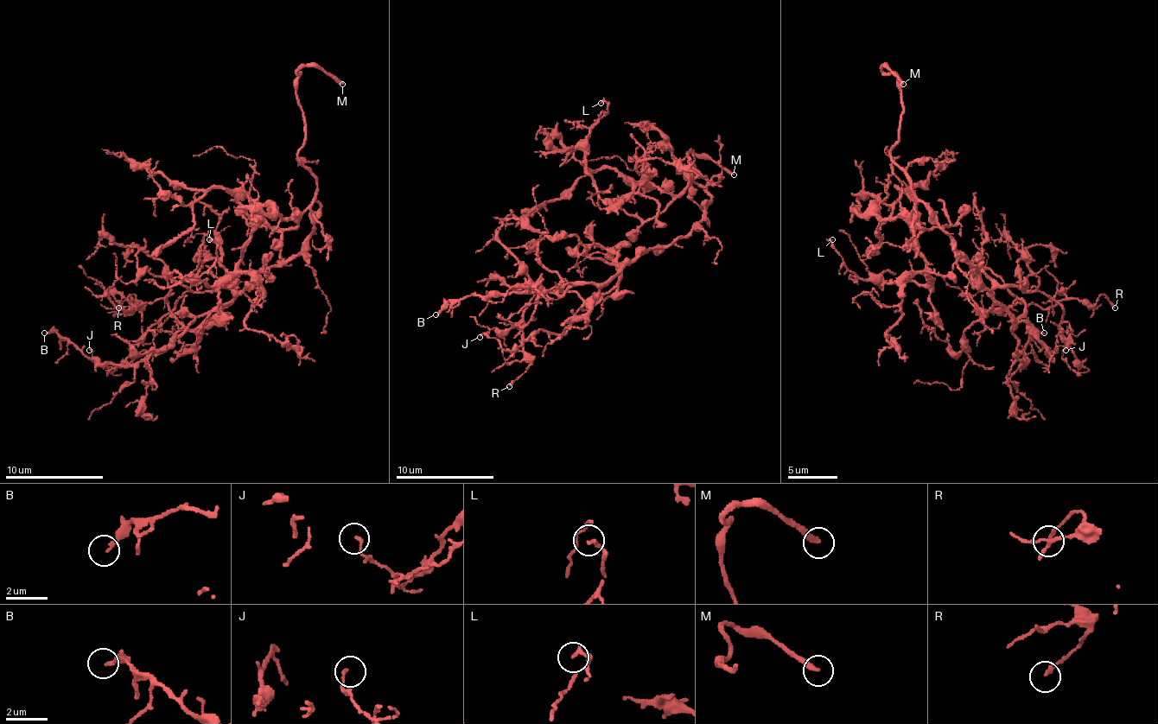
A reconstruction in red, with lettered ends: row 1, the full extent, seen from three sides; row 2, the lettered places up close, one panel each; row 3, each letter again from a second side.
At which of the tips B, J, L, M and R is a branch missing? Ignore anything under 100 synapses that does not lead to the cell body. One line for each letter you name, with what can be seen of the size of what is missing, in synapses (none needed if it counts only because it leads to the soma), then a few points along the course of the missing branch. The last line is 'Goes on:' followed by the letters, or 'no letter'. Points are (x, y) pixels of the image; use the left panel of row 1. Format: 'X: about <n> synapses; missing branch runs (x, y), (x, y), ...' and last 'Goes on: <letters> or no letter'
Goes on: M

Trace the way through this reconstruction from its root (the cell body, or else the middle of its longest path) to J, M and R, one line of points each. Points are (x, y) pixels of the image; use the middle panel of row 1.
J: (702, 219), (671, 244), (627, 261), (563, 334), (537, 329), (509, 349), (480, 337)
M: (702, 219), (711, 194), (689, 162), (696, 169), (687, 169), (689, 152), (709, 155), (734, 174)
R: (702, 219), (671, 244), (642, 248), (606, 282), (541, 293), (522, 329), (529, 366), (509, 386)

